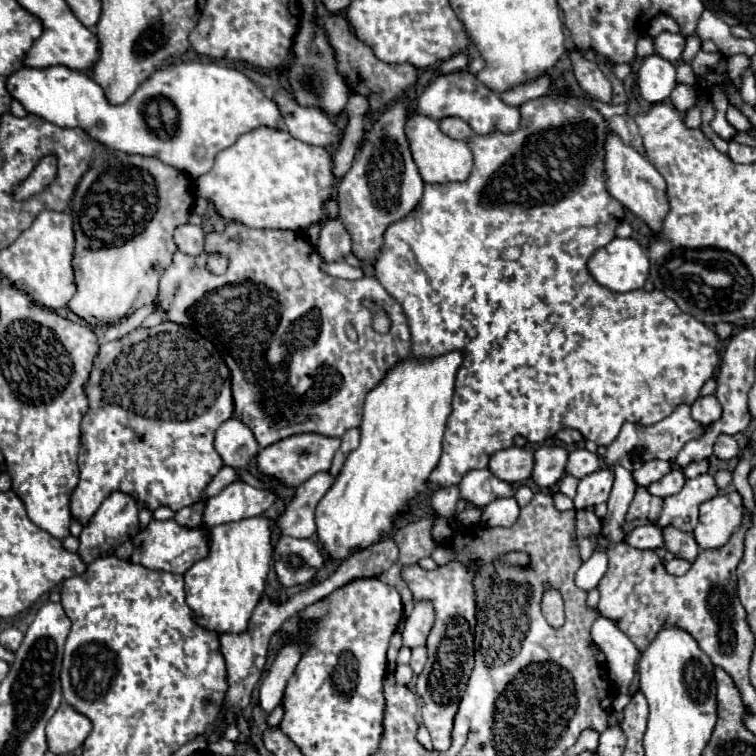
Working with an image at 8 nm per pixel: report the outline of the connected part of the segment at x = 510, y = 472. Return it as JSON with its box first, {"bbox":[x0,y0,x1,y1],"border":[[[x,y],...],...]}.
{"bbox":[488,446,534,484],"border":[[[510,446],[506,450],[496,452],[496,456],[492,456],[488,468],[500,480],[504,480],[508,484],[526,482],[534,468],[534,450],[530,446],[524,446],[524,448]]]}

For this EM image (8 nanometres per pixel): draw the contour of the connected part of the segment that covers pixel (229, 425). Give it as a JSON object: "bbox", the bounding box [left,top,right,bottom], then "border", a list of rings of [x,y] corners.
{"bbox":[214,418,260,470],"border":[[[238,418],[226,420],[216,430],[214,440],[216,452],[222,456],[226,466],[232,466],[236,470],[244,470],[252,458],[260,452],[260,446],[252,434],[252,430]]]}

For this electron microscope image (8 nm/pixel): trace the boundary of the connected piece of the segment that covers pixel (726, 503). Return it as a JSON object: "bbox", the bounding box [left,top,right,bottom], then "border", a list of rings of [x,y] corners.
{"bbox":[694,492,744,550],"border":[[[738,492],[714,496],[700,506],[700,524],[694,528],[694,538],[702,550],[720,548],[736,532],[744,518],[744,504]]]}

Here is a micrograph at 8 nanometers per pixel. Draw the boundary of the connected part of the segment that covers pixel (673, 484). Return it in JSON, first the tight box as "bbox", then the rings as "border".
{"bbox":[648,468,686,498],"border":[[[672,468],[664,478],[660,478],[656,484],[650,484],[648,486],[648,492],[652,492],[654,496],[660,496],[660,498],[666,498],[670,494],[678,494],[684,486],[686,478],[682,474],[680,468]]]}

